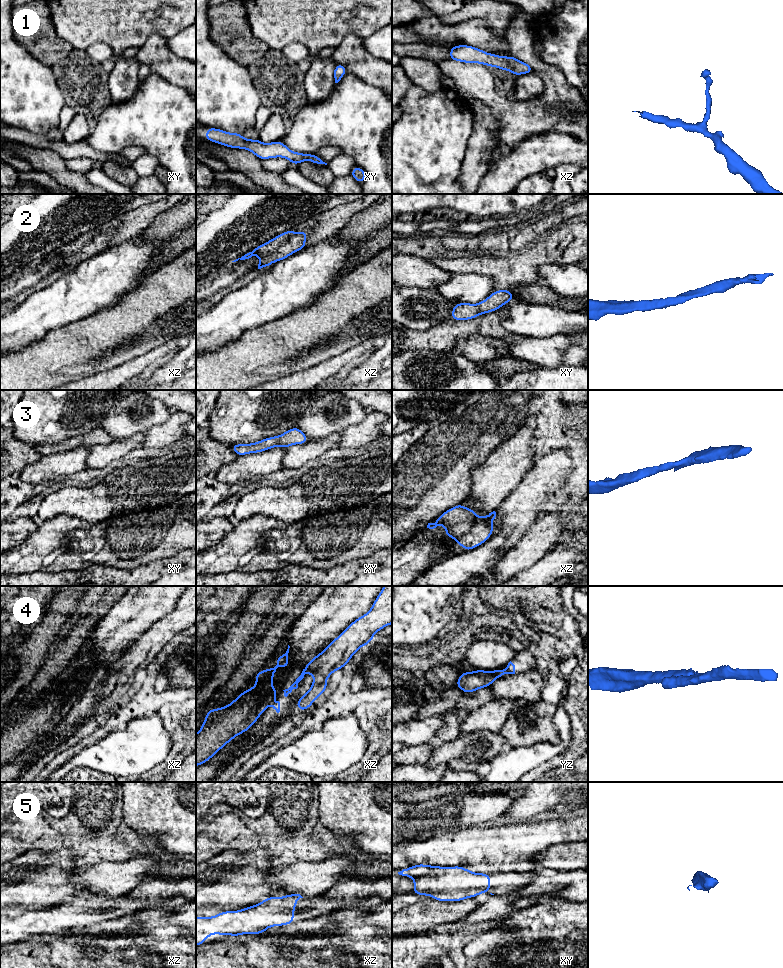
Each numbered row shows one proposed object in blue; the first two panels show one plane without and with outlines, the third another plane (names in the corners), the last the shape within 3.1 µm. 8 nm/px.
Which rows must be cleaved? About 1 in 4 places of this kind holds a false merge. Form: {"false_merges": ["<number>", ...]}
{"false_merges": ["4"]}

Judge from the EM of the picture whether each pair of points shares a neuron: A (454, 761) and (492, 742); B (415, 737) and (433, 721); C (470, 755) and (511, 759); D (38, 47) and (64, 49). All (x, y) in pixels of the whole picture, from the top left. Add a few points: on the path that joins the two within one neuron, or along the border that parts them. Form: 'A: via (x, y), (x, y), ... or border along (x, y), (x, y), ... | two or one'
A: via (463, 754), (473, 748), (483, 746) | one
B: via (419, 733), (429, 725) | one
C: border along (507, 747), (490, 760) | two
D: via (44, 47), (58, 49) | one

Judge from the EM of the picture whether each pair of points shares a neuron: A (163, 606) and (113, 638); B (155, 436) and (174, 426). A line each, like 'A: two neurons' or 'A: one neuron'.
A: one neuron
B: one neuron

